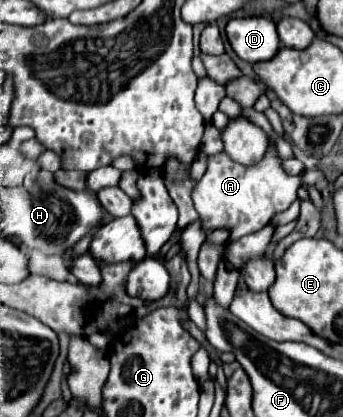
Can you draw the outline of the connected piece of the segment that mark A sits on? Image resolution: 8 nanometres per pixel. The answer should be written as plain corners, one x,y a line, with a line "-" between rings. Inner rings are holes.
268,137
268,149
262,161
250,167
234,163
226,153
210,155
208,169
192,191
194,209
200,215
206,243
218,245
226,251
230,243
242,239
244,235
260,231
272,221
276,213
286,211
296,201
296,191
300,185
302,185
300,177
286,175
276,143
270,137

